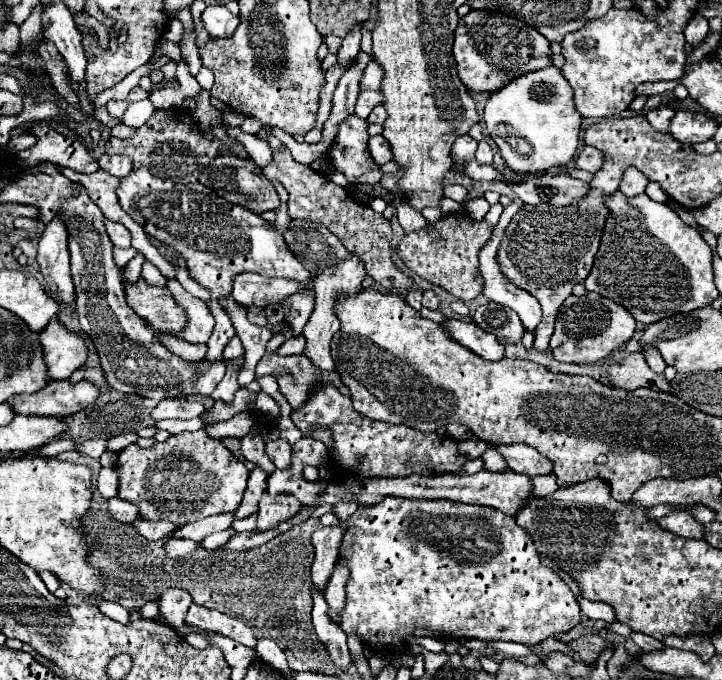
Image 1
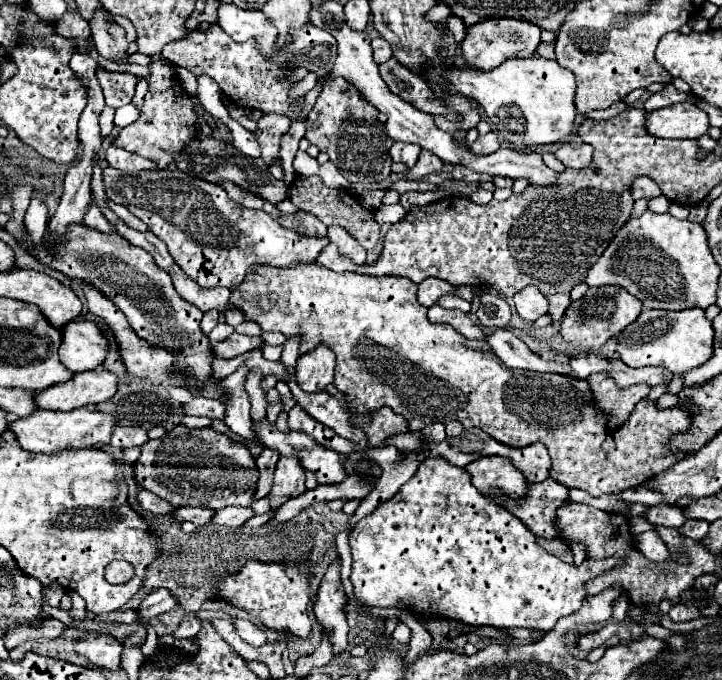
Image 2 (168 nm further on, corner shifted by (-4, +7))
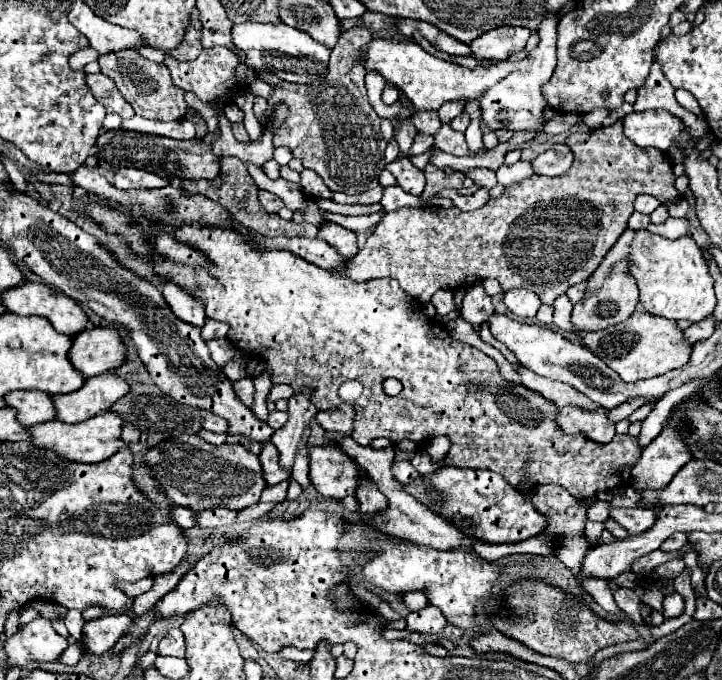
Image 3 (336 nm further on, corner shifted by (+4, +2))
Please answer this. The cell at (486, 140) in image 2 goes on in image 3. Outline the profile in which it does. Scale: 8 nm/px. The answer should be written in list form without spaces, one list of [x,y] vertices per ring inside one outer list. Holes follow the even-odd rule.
[[[444,124],[436,134],[434,134],[434,146],[442,152],[454,154],[454,156],[470,156],[464,134],[452,130],[448,124]]]

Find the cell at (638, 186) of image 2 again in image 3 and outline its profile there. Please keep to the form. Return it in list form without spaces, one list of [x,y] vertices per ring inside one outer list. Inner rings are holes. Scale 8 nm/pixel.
[[[648,194],[638,196],[638,198],[636,198],[636,202],[634,202],[636,212],[642,212],[642,214],[650,214],[650,212],[652,212],[652,210],[656,210],[658,206],[660,206],[660,202],[658,202],[656,198],[648,196]]]

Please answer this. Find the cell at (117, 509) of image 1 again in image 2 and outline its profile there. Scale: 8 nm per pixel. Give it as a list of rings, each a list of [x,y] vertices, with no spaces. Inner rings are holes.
[[[144,489],[138,491],[136,499],[138,499],[138,505],[140,505],[144,511],[154,513],[154,515],[166,515],[166,513],[172,513],[172,511],[174,511],[174,507],[172,507],[170,503],[166,503],[164,499],[160,499],[160,497],[156,497],[154,493],[148,493],[148,491],[144,491]]]

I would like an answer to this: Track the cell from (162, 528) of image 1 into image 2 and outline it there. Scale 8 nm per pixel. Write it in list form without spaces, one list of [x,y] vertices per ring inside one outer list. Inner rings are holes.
[[[176,509],[170,513],[178,523],[184,523],[184,521],[192,521],[194,525],[204,525],[212,519],[214,511],[210,509]]]

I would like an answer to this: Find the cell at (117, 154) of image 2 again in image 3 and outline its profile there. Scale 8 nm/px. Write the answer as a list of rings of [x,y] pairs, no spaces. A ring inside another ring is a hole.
[[[120,168],[114,176],[114,186],[118,190],[130,190],[130,188],[164,188],[168,186],[170,180],[150,174],[146,170],[136,170],[136,168]]]

